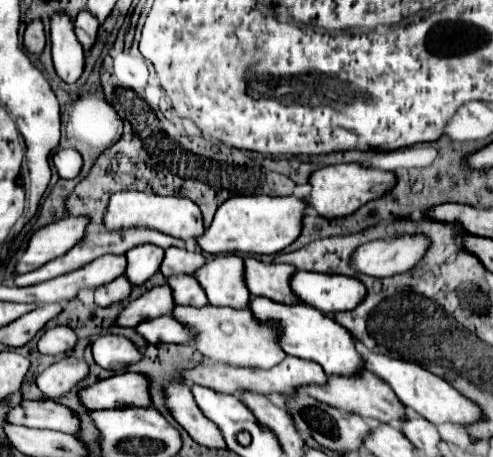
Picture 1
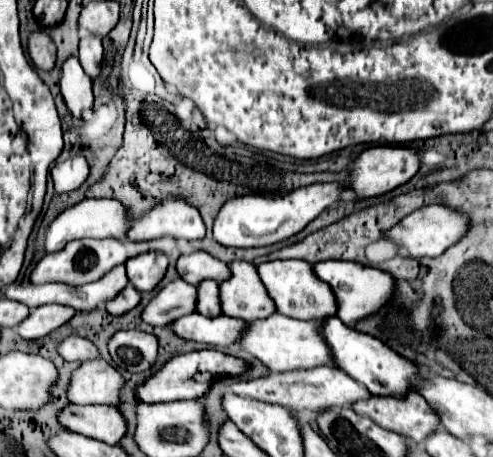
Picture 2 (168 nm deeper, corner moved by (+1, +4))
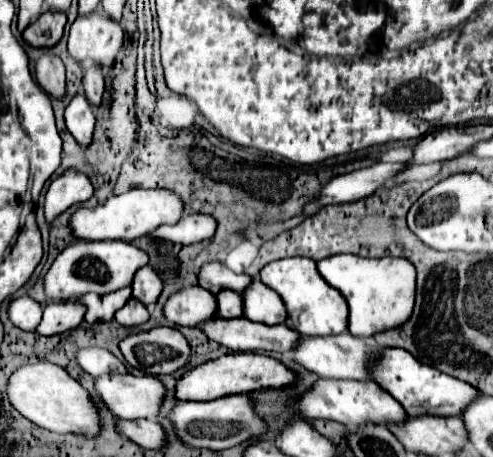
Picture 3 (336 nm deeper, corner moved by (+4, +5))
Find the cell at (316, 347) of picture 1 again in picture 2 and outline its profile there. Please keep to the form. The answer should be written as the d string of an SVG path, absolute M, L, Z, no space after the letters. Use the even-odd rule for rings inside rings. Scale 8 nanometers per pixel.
M327 317L327 321L323 321L323 325L319 325L317 329L329 347L335 365L357 383L365 385L373 395L405 395L409 391L409 385L417 379L417 369L411 361L391 351L383 341L341 323L339 317Z

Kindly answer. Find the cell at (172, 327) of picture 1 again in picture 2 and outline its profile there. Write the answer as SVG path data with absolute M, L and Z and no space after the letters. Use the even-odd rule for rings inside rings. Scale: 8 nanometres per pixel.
M189 313L185 317L175 319L171 325L167 325L167 329L189 341L227 347L239 337L239 333L245 329L245 323L227 315L203 317L199 313Z

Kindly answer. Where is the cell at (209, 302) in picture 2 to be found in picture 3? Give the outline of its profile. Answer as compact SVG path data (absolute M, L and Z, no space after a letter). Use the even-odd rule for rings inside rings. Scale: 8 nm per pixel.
M222 290L216 298L220 318L244 318L244 300L240 300L238 292Z

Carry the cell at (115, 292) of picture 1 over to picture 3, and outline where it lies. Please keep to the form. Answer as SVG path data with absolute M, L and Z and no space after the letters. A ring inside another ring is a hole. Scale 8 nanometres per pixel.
M130 298L130 300L126 302L126 306L116 312L116 320L118 320L122 326L128 326L128 328L140 326L140 324L148 322L148 318L150 318L150 314L148 314L146 306L140 304L140 300L136 300L136 298Z

